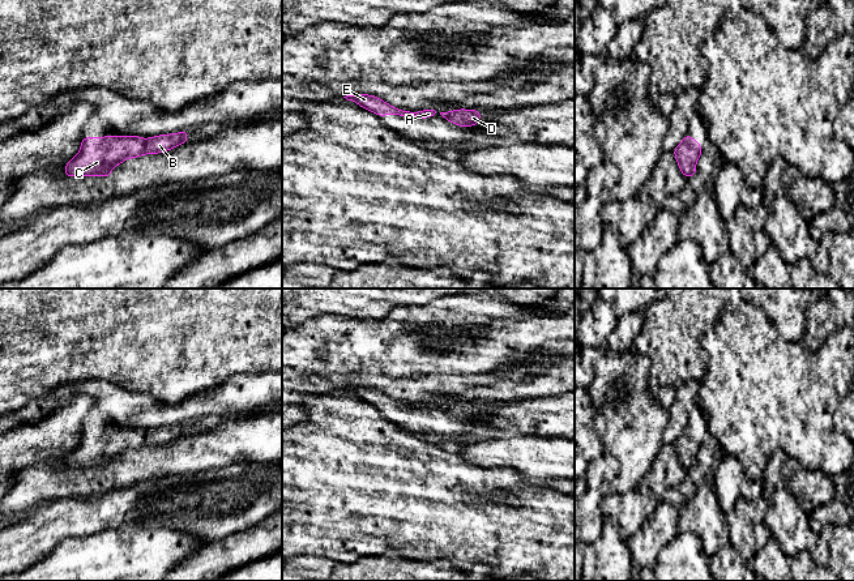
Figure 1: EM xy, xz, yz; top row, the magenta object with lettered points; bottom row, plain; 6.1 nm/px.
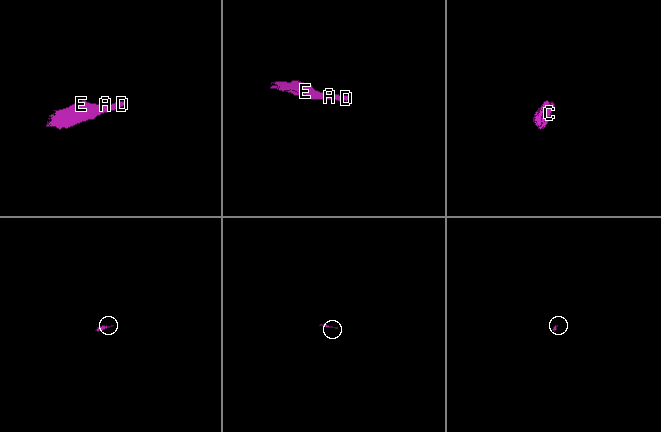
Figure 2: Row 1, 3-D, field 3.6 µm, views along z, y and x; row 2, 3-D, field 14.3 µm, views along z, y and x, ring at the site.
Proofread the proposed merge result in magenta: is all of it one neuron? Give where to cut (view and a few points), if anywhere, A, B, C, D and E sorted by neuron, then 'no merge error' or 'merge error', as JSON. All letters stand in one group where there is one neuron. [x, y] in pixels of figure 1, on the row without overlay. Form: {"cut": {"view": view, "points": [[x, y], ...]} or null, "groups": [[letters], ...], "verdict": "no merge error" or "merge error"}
{"cut": null, "groups": [["A", "B", "C", "D", "E"]], "verdict": "no merge error"}

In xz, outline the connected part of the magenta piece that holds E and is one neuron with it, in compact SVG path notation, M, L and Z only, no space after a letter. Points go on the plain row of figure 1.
M359 386L359 388L346 388L343 389L347 393L353 393L354 396L359 397L360 400L364 400L366 402L370 402L375 407L385 409L385 407L400 407L400 409L415 409L418 411L428 411L436 406L435 402L422 402L422 403L406 403L396 401L383 392L373 388L367 386Z

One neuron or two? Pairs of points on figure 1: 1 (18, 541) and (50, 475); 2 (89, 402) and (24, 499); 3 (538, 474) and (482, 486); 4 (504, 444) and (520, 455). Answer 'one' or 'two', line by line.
1: two
2: two
3: two
4: one

